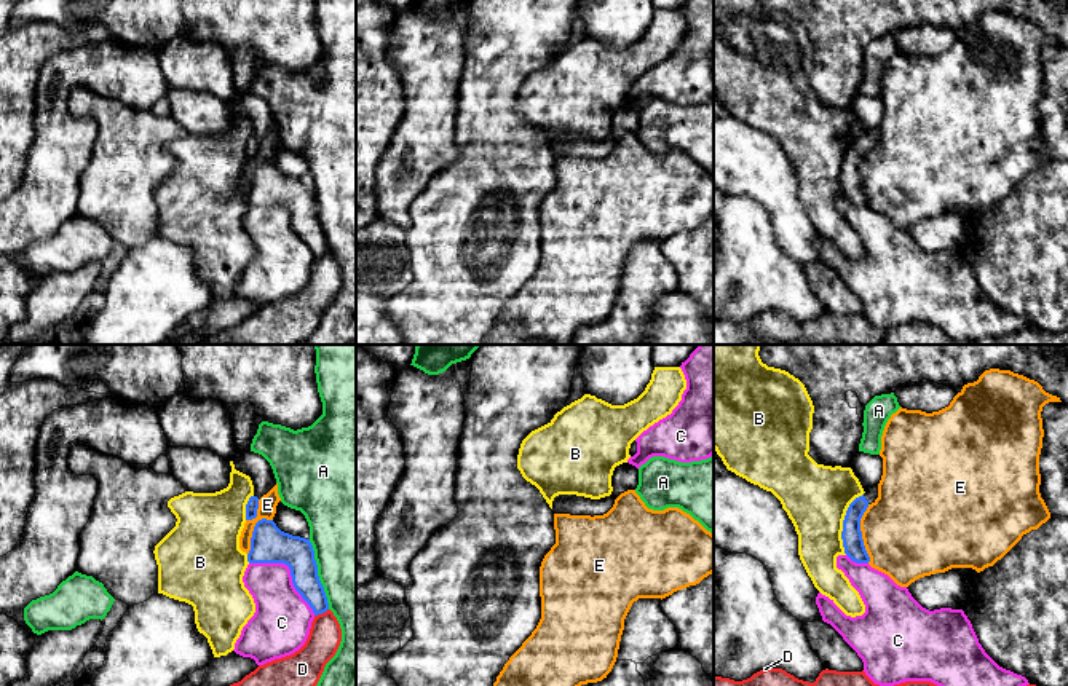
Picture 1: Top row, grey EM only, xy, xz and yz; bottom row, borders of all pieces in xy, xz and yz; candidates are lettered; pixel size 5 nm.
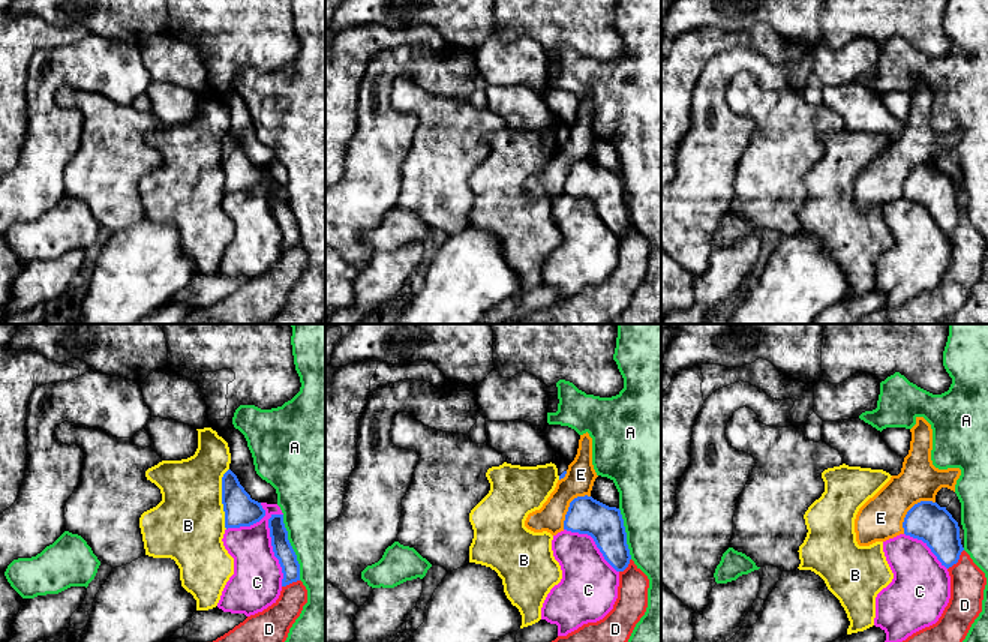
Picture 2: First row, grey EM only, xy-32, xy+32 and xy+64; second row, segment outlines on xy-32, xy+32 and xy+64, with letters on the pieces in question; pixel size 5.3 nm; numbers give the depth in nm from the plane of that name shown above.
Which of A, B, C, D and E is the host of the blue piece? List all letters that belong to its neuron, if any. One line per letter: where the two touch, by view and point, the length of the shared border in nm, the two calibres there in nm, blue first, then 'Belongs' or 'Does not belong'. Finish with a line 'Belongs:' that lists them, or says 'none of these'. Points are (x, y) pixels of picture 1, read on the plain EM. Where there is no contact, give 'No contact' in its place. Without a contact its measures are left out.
A: Touches blue at xy (316, 217). Shared border 360 nm. Thickness 160 nm (blue) against 420 nm. Does not belong
B: Touches blue at yz (843, 166). Shared border 320 nm. Thickness 110 nm (blue) against 320 nm. Does not belong
C: Touches blue at xy (291, 214). Shared border 420 nm. Thickness 190 nm (blue) against 280 nm. Does not belong
D: Touches blue at xy (321, 256). Shared border 80 nm. Thickness 140 nm (blue) against 160 nm. Does not belong
E: Touches blue at yz (861, 176). Shared border 300 nm. Thickness 110 nm (blue) against 480 nm. Does not belong
Belongs: none of these

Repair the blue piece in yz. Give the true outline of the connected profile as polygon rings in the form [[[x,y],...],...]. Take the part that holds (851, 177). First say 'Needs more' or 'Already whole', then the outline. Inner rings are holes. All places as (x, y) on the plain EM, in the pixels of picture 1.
Needs more. [[[878,128],[868,129],[865,136],[859,140],[856,140],[845,158],[843,163],[843,190],[845,196],[856,206],[868,206],[870,199],[865,193],[862,174],[860,174],[860,161],[867,150],[875,145],[878,140]]]

